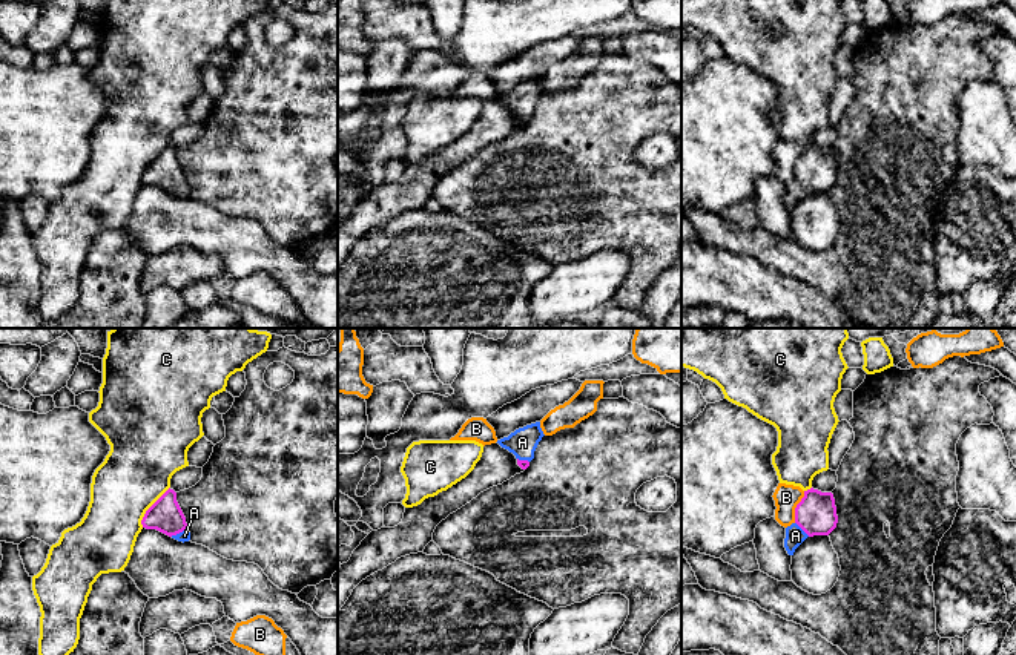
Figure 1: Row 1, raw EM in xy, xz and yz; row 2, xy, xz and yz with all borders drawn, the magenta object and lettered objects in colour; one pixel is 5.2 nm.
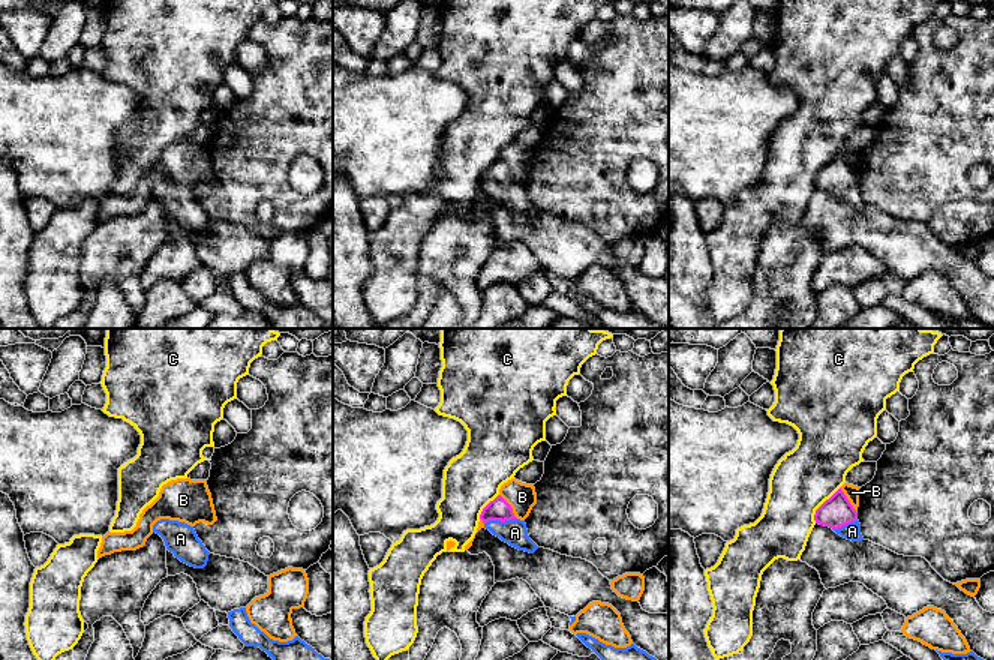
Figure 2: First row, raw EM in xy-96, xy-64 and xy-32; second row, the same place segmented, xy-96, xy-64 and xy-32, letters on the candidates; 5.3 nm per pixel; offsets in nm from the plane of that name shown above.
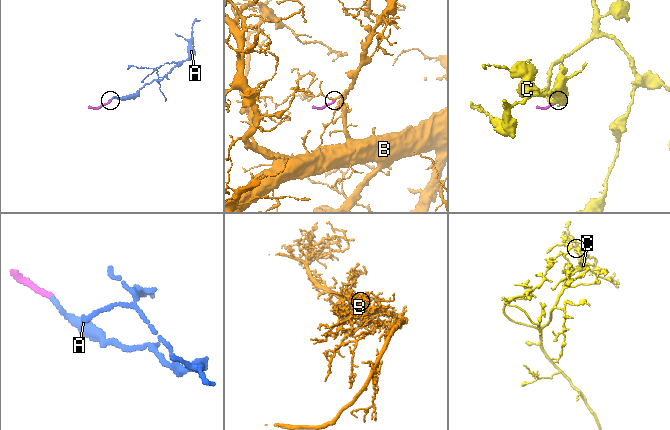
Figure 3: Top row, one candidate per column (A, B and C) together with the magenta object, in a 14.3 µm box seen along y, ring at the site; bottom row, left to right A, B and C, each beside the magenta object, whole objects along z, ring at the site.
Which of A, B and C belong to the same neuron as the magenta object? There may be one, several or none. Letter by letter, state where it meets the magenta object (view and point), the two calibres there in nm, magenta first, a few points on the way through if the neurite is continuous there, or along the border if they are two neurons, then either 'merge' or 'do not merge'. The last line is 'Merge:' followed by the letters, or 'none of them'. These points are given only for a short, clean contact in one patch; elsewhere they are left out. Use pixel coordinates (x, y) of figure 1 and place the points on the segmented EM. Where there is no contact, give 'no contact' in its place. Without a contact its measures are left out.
A: xy (178, 533) | 170/60 nm | across xy (164, 516), (178, 533), (184, 536) | merge
B: yz (797, 506) | 220/130 nm | along yz (804, 491), (795, 508), (794, 522) | do not merge
C: xy (151, 506) | 170/360 nm | do not merge
Merge: A

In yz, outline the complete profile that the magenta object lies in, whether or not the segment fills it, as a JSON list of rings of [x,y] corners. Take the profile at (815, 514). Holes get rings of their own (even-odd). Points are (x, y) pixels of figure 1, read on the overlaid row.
[[[818,489],[804,491],[804,497],[795,508],[795,522],[786,528],[784,548],[789,555],[813,535],[829,535],[838,523],[835,499],[832,492]]]

